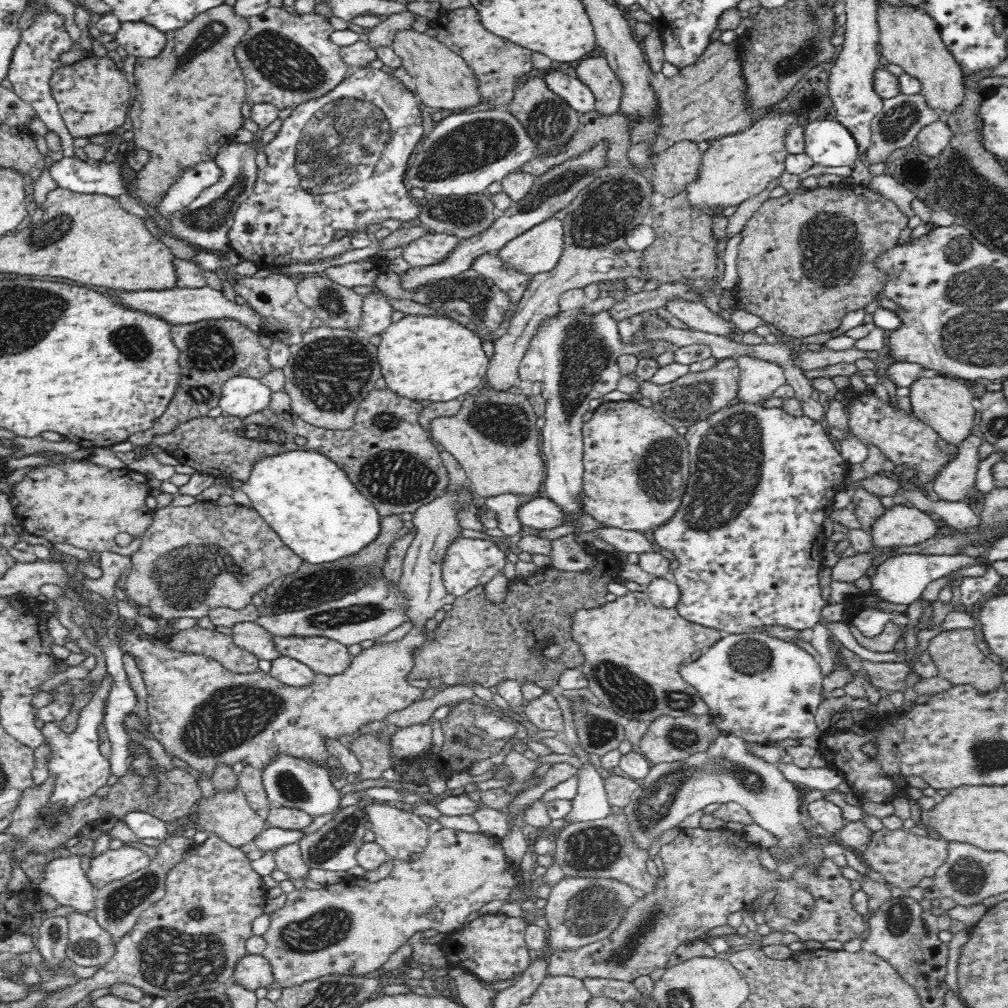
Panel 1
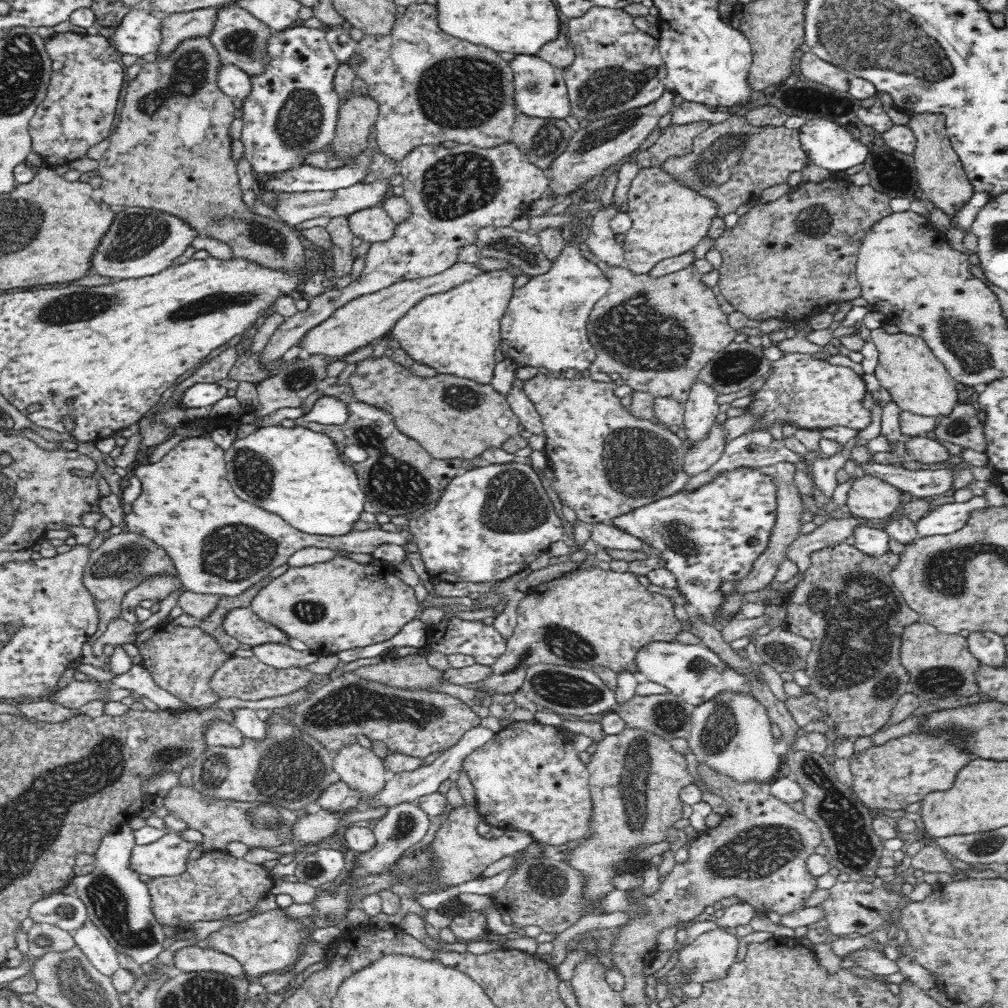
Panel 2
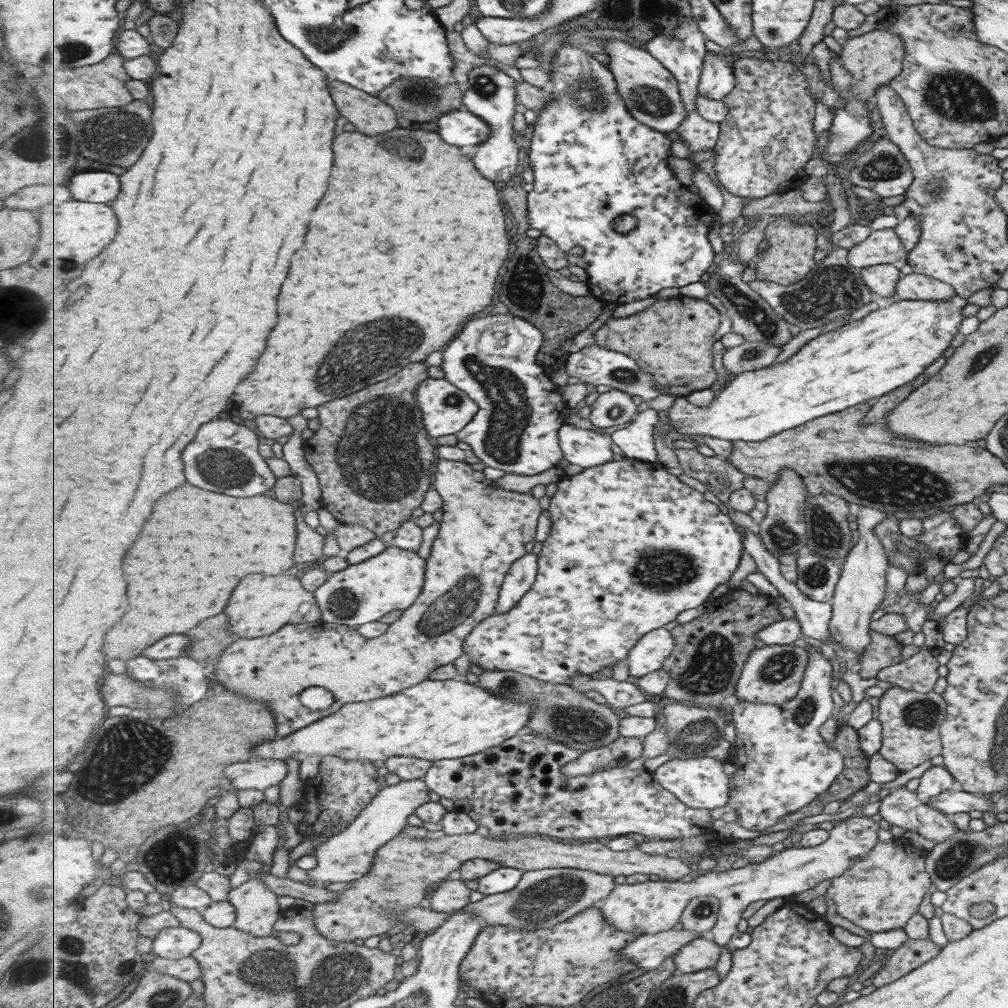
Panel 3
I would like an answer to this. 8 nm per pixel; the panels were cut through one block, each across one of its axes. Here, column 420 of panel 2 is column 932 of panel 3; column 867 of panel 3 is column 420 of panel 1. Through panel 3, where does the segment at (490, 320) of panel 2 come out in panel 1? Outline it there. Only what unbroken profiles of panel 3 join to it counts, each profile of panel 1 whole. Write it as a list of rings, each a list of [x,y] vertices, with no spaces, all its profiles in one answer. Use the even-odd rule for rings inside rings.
[[[405,314],[381,335],[377,357],[389,390],[406,399],[448,402],[482,384],[489,366],[482,342],[466,325],[446,315]]]

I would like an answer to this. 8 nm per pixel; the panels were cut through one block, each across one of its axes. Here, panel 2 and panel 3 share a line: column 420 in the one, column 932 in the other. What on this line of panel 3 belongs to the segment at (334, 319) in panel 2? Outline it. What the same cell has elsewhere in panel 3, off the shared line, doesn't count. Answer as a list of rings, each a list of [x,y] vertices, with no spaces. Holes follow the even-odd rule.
[[[921,274],[901,275],[894,293],[900,300],[944,301],[955,295],[953,288]]]

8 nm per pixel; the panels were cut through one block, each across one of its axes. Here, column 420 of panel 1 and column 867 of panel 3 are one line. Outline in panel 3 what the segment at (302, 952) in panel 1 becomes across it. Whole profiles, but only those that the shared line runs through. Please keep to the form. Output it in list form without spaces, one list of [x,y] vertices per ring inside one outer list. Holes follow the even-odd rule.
[[[893,838],[889,842],[877,841],[863,856],[854,860],[843,874],[831,879],[825,895],[835,905],[835,912],[870,932],[885,932],[893,928],[903,928],[905,923],[916,914],[923,894],[932,890],[933,884],[927,874],[924,862],[925,852],[911,845],[905,839]]]

